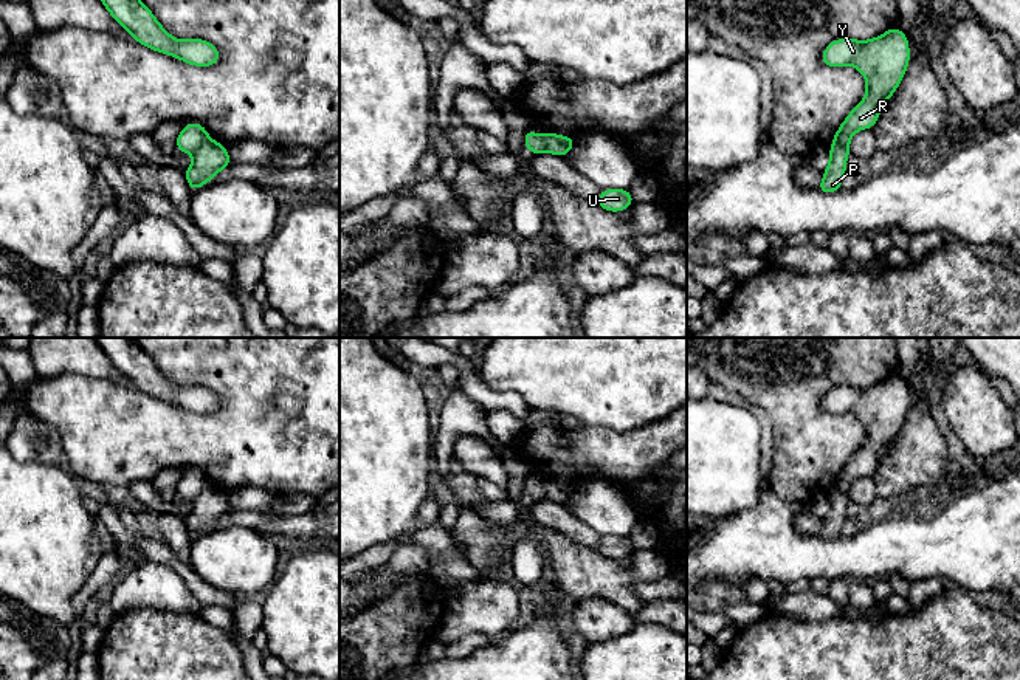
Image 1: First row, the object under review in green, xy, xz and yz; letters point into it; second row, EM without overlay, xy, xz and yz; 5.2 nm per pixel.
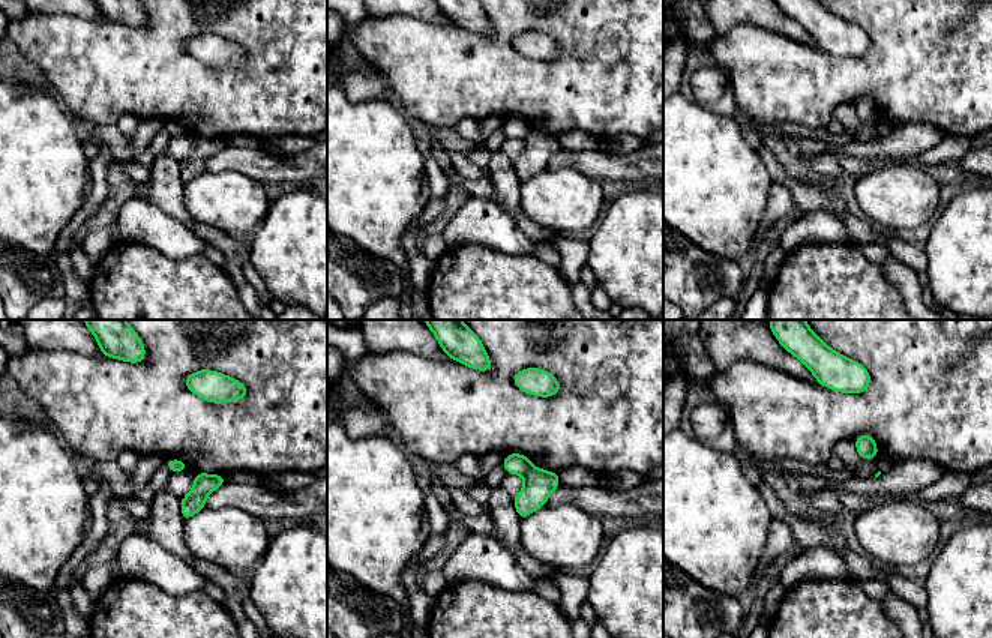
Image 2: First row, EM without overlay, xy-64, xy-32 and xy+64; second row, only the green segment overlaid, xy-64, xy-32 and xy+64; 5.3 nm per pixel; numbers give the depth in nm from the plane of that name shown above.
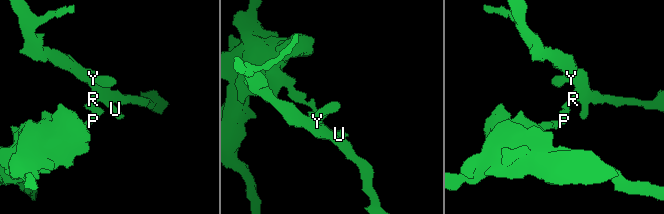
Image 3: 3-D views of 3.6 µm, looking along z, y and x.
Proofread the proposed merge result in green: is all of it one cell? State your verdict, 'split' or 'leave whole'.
split

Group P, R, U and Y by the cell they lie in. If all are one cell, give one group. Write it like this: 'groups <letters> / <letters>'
groups P / R U Y

